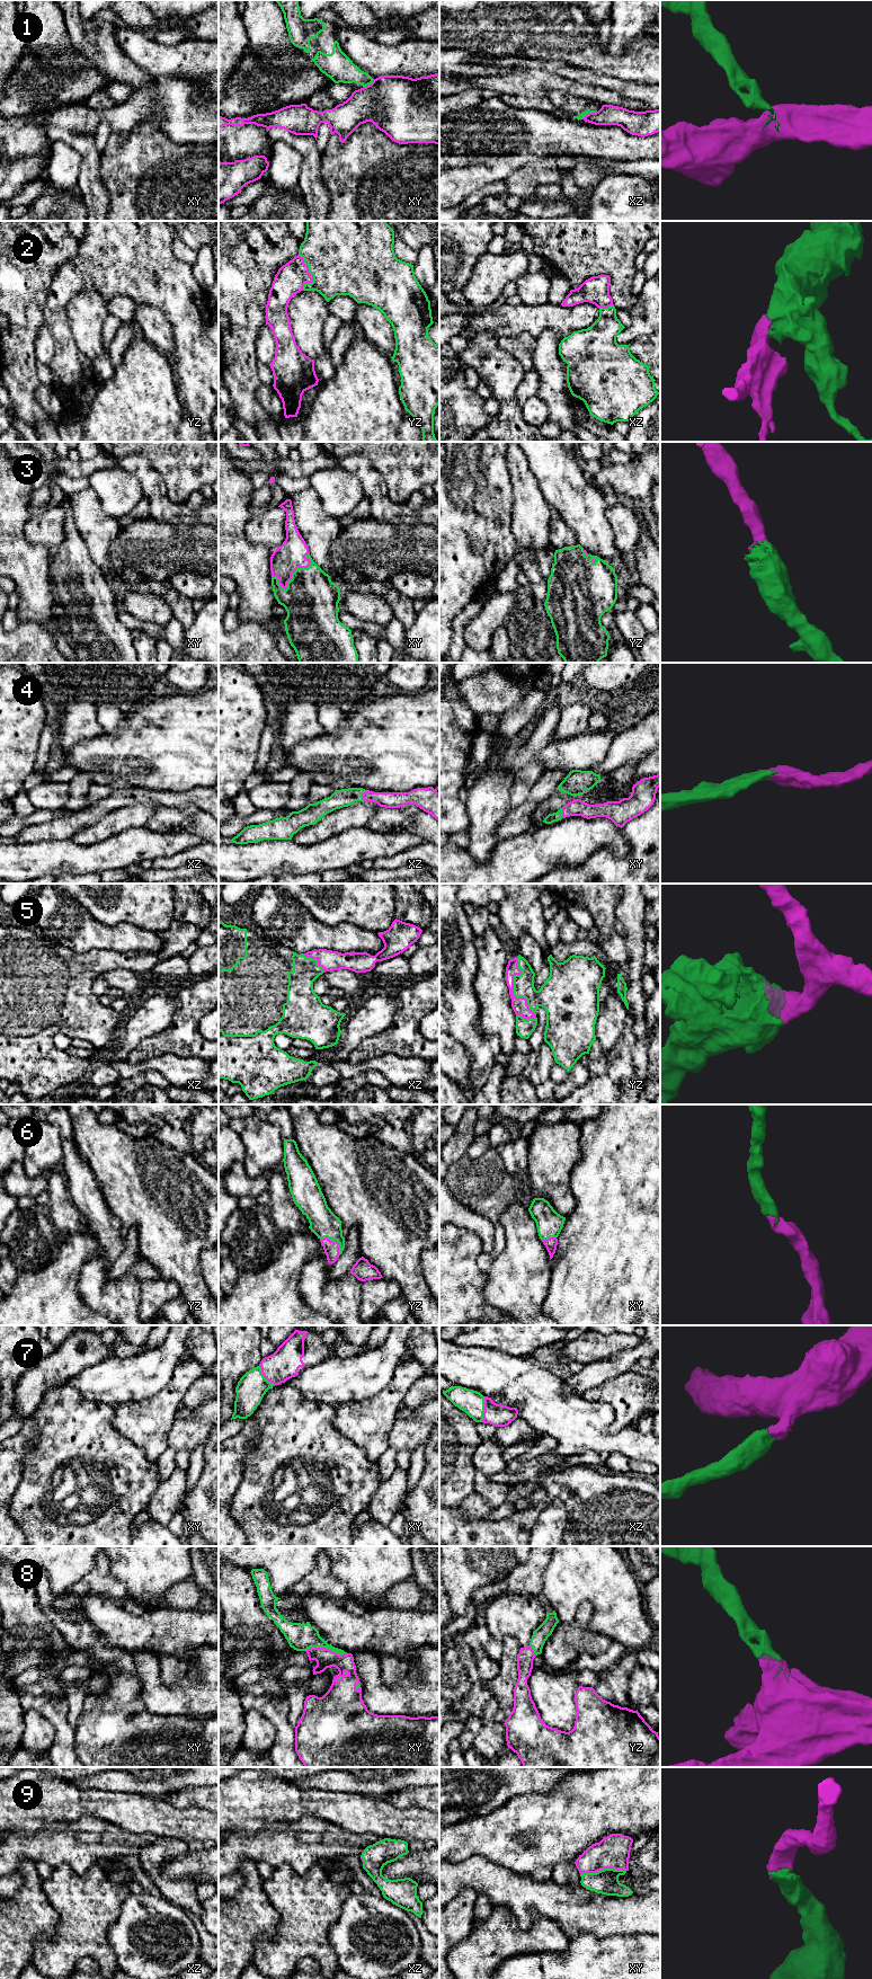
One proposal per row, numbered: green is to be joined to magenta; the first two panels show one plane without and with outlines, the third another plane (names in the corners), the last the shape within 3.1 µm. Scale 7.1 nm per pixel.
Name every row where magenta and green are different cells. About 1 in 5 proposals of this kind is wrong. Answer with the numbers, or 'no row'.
1

